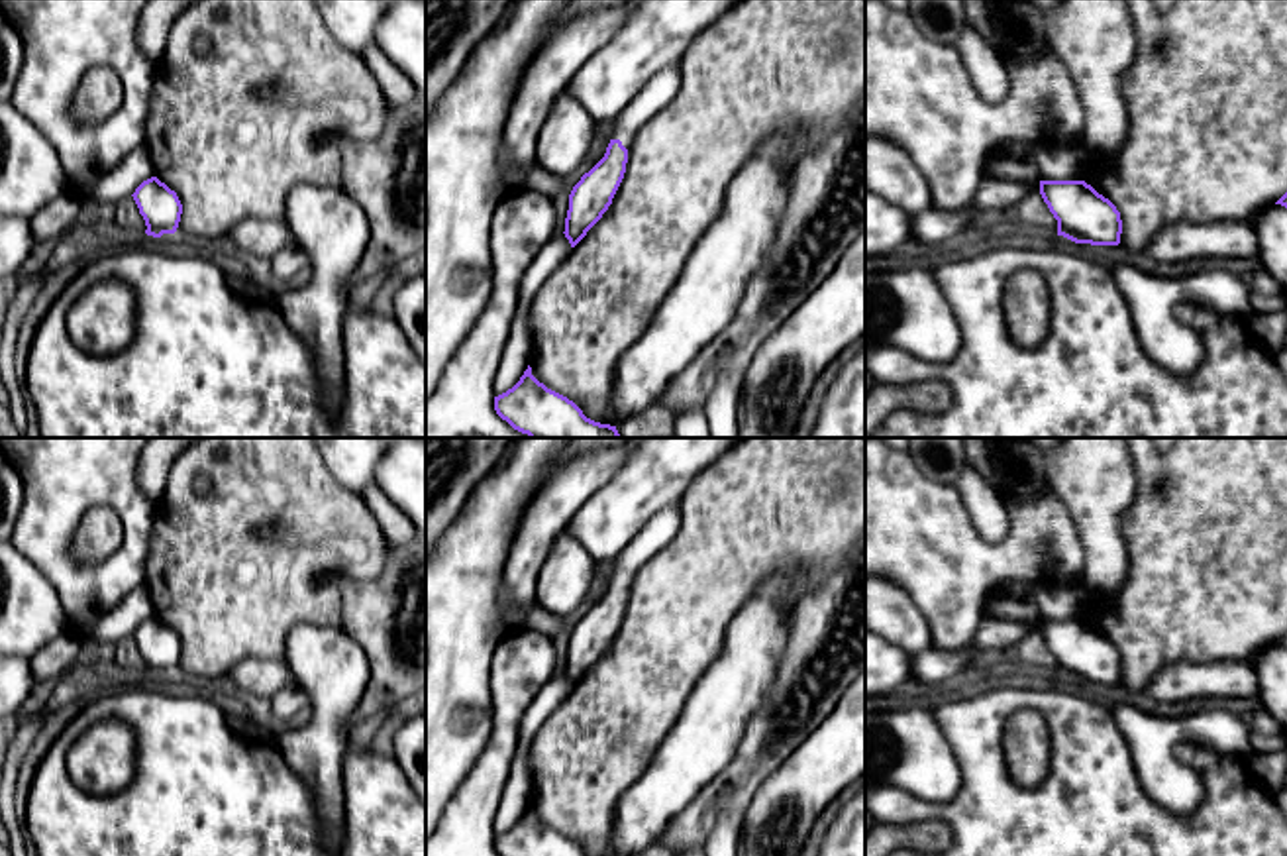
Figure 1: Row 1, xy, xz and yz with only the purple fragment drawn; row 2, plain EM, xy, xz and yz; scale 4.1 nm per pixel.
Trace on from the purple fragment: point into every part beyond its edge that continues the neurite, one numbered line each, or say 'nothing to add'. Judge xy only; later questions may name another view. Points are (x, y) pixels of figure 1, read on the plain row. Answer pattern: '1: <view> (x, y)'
nothing to add

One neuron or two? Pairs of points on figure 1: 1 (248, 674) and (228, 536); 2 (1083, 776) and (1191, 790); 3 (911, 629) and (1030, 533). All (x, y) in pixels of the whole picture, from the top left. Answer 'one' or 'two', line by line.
1: two
2: two
3: two

